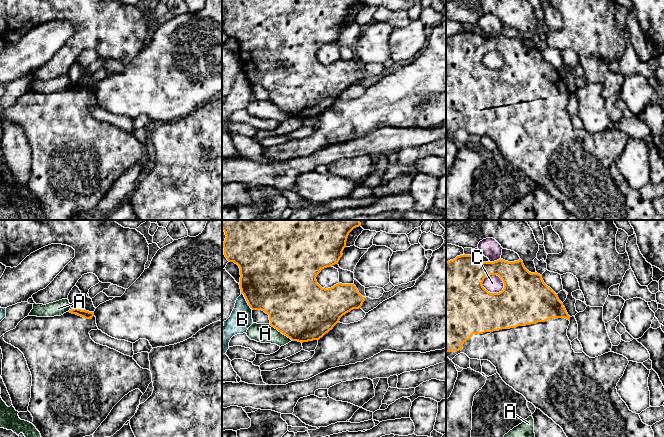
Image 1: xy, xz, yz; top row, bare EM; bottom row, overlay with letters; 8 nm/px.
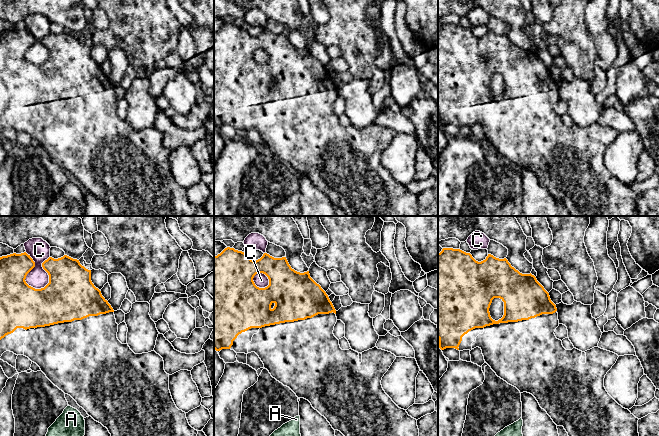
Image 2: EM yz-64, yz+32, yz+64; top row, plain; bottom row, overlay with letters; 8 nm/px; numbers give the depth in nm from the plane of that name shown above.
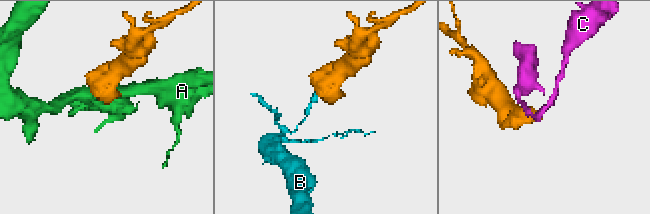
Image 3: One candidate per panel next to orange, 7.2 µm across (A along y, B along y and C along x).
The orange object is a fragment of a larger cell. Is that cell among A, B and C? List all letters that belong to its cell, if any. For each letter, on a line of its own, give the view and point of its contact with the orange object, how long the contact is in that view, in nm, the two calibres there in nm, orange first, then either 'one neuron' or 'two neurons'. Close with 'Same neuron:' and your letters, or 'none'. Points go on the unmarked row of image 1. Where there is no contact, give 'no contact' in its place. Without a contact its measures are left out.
A: contact xz (281, 108); length 240 nm; calibres 500 and 160 nm; two neurons
B: contact xz (246, 76); length 160 nm; calibres 480 and 180 nm; two neurons
C: contact yz (492, 69); length 190 nm; calibres 440 and 140 nm; two neurons
Same neuron: none

